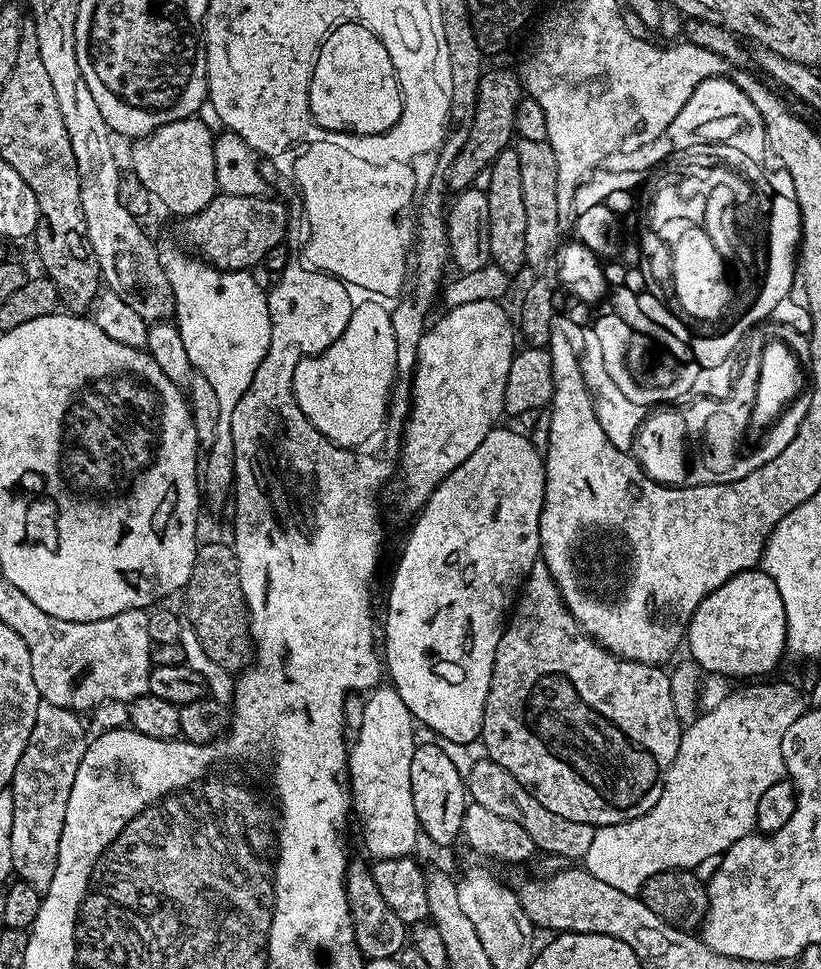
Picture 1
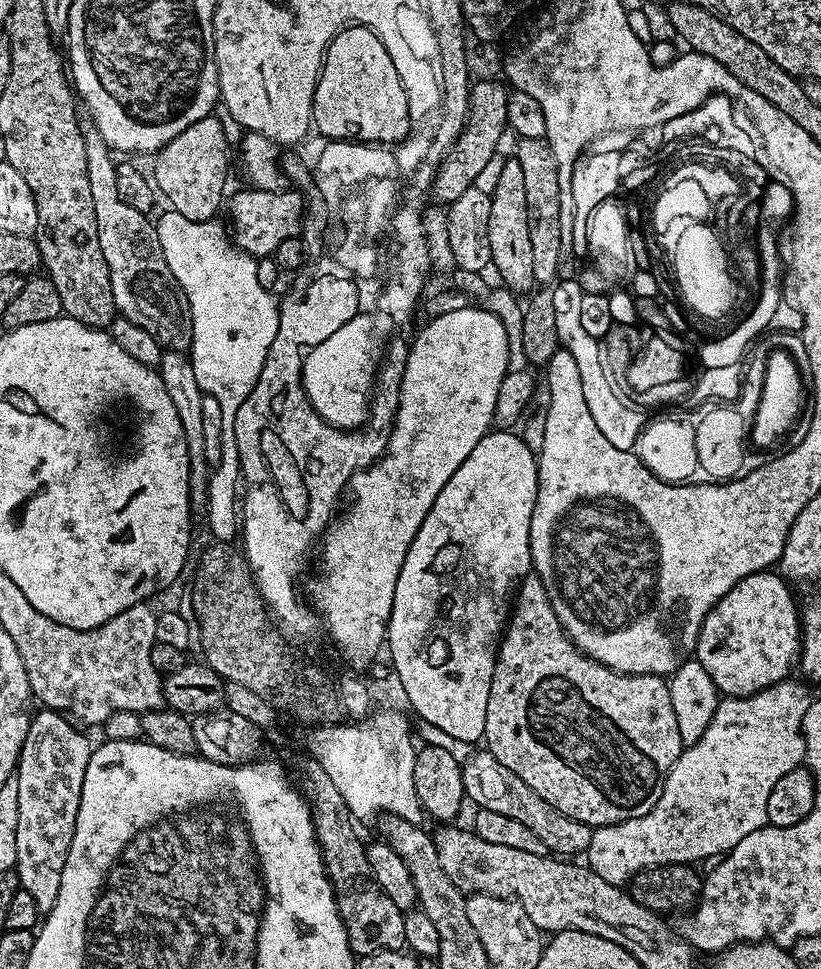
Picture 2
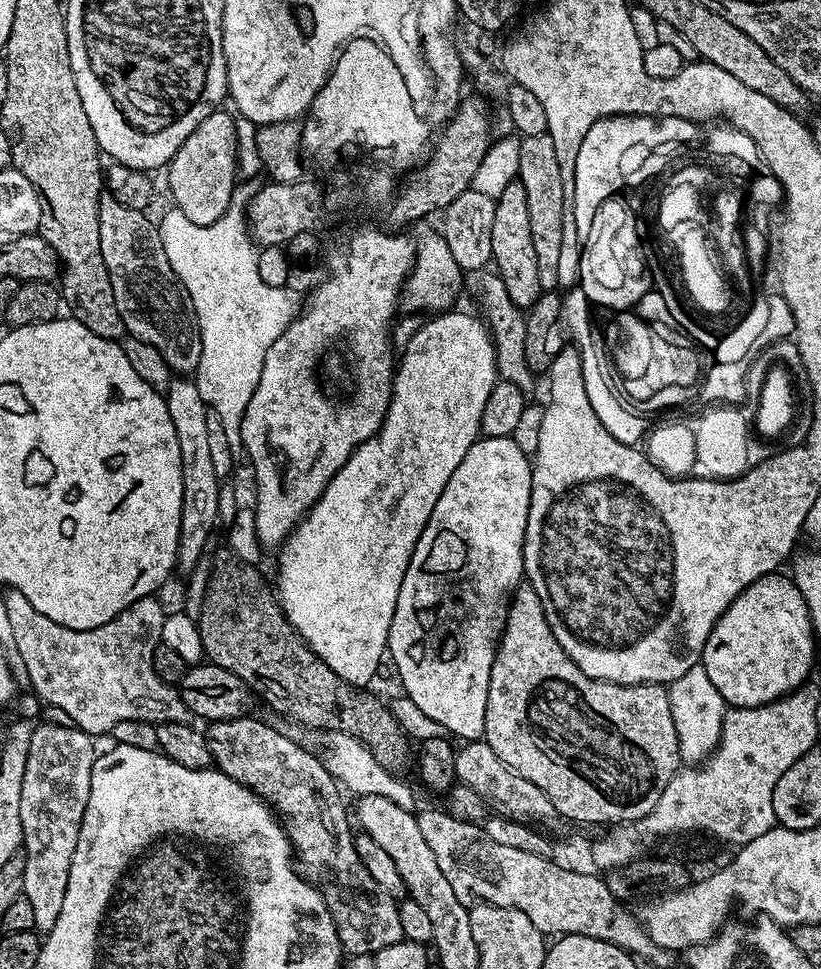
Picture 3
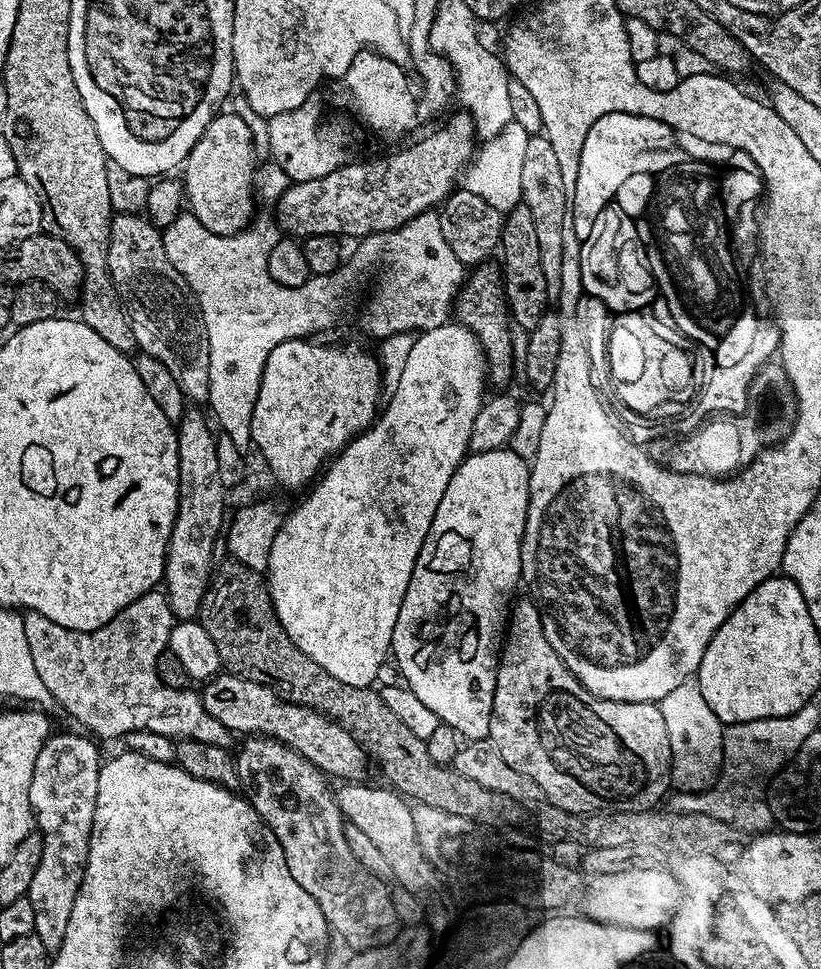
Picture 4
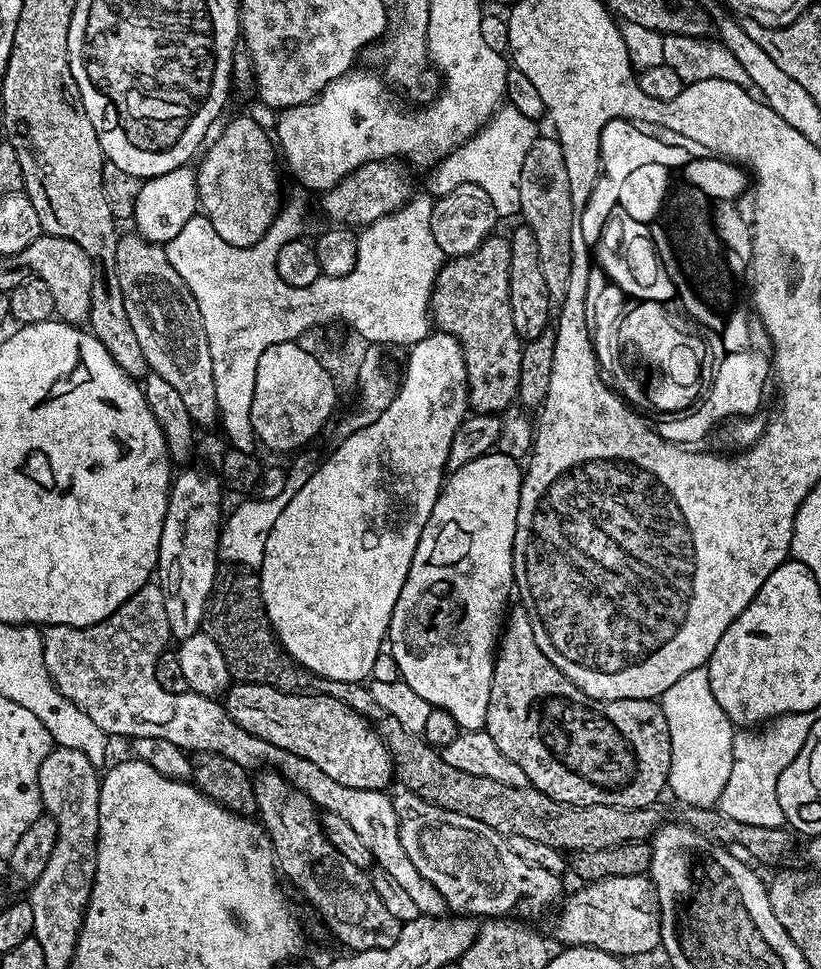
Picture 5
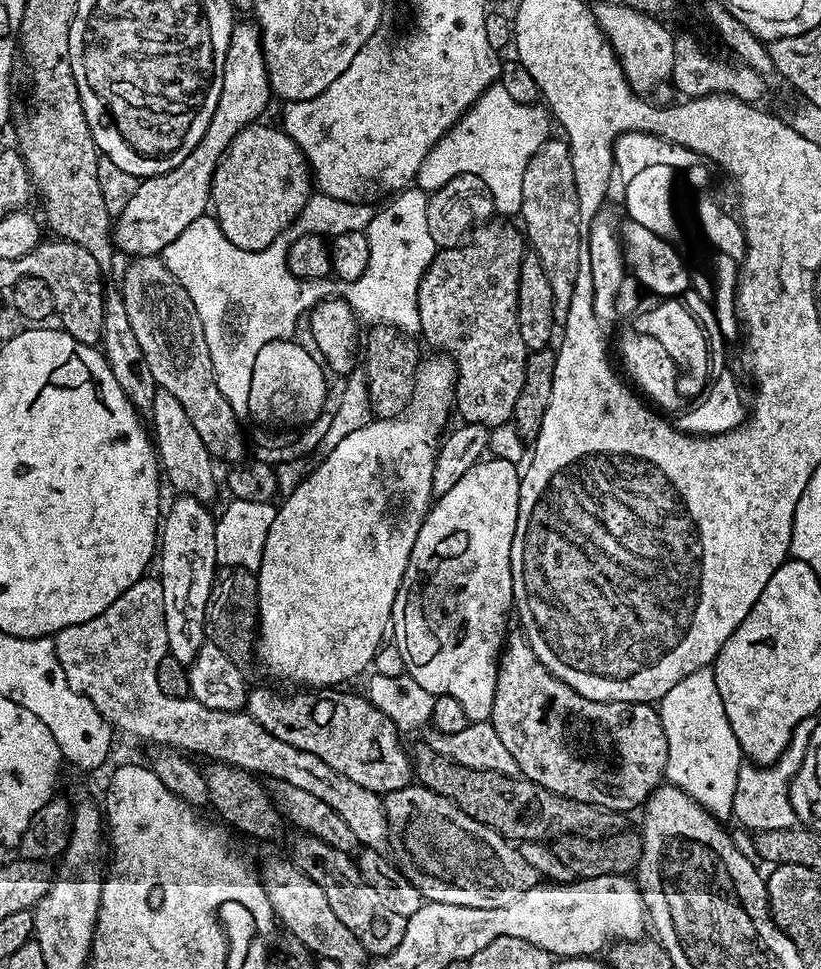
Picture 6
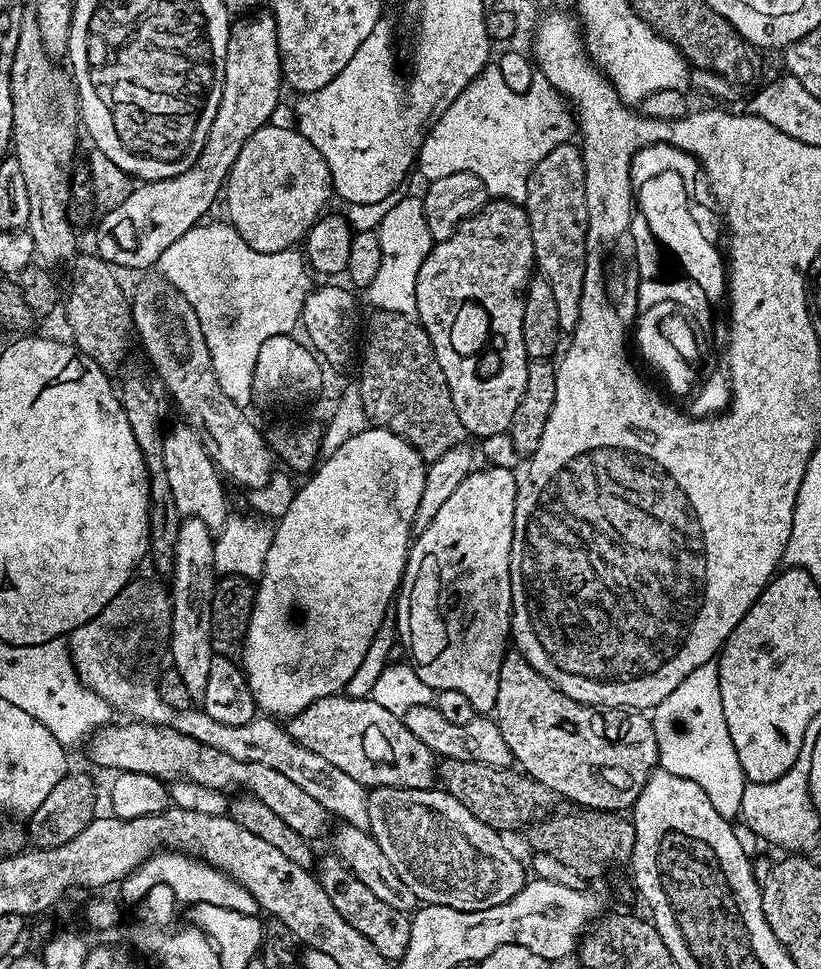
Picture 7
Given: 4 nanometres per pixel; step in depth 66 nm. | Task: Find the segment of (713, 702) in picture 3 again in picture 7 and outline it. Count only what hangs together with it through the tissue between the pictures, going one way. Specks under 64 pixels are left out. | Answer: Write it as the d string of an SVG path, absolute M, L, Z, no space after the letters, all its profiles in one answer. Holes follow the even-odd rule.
M718 663L698 666L691 674L686 674L682 682L678 682L675 690L670 690L662 702L651 709L650 719L654 726L654 734L658 738L658 761L661 769L665 768L668 776L681 776L690 782L698 782L702 790L706 790L706 798L714 805L714 810L722 814L722 818L735 821L741 815L742 796L745 786L744 771L738 762L738 750L734 750L734 742L730 738L730 730L726 726L726 714L722 714L722 690L718 686Z

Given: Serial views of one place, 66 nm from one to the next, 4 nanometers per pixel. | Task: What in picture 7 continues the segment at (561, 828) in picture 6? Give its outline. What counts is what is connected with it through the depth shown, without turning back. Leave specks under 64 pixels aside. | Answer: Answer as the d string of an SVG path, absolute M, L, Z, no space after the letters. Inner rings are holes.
M444 758L438 764L438 780L443 791L458 798L458 802L462 802L462 806L466 806L466 810L470 810L470 814L478 818L478 822L495 828L501 834L508 834L511 828L522 827L523 829L533 823L532 788L534 789L534 781L531 776L515 767L495 768L486 766L482 762Z

